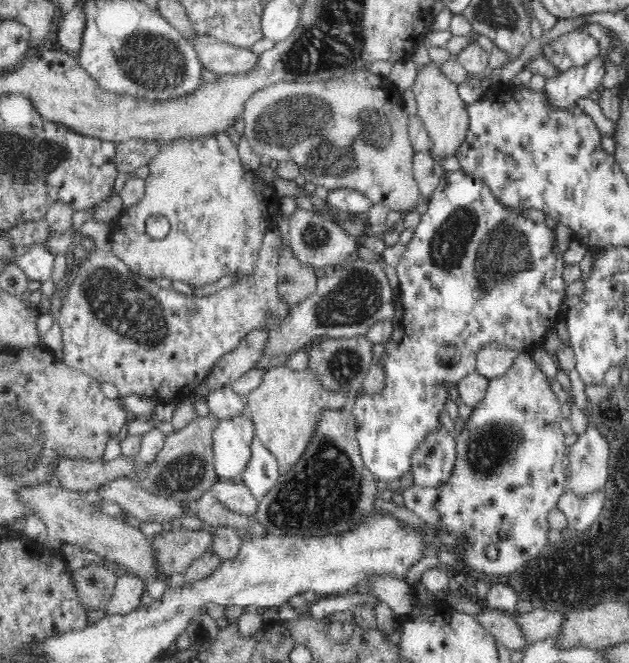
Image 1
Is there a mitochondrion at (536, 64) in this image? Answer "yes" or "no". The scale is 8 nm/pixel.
no

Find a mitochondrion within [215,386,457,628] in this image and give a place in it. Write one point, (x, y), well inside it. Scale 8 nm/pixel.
(322, 493)

